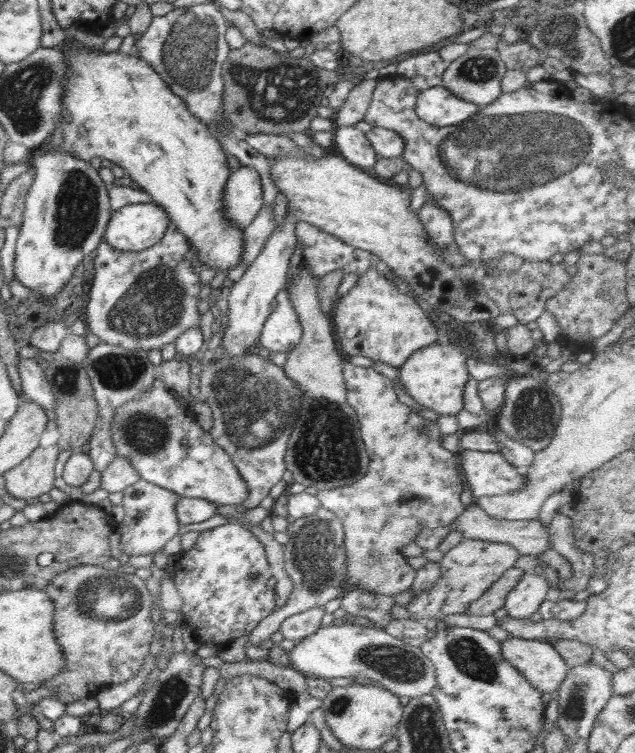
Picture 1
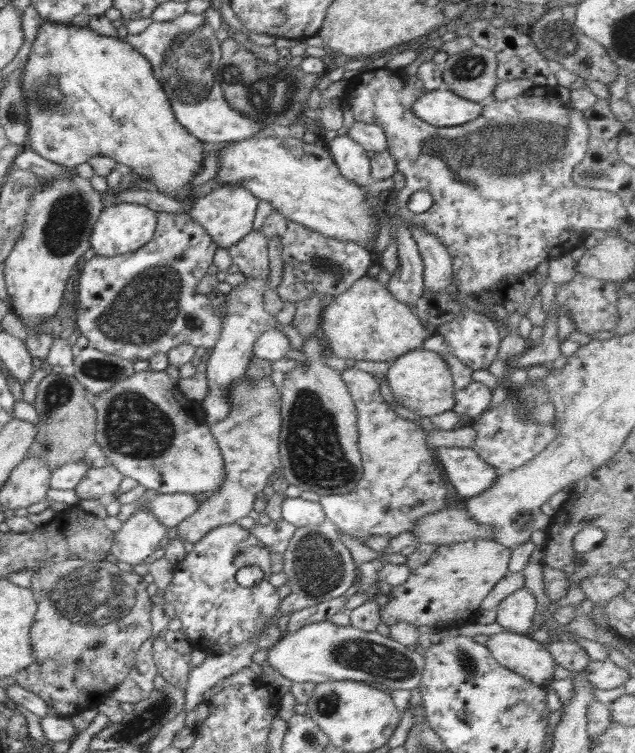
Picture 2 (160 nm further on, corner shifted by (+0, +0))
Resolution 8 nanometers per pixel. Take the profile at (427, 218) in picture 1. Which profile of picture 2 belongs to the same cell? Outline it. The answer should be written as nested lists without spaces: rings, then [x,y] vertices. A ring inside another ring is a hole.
[[[420,225],[408,226],[416,242],[424,266],[424,289],[434,293],[446,289],[452,281],[452,258],[436,234],[430,234]]]

